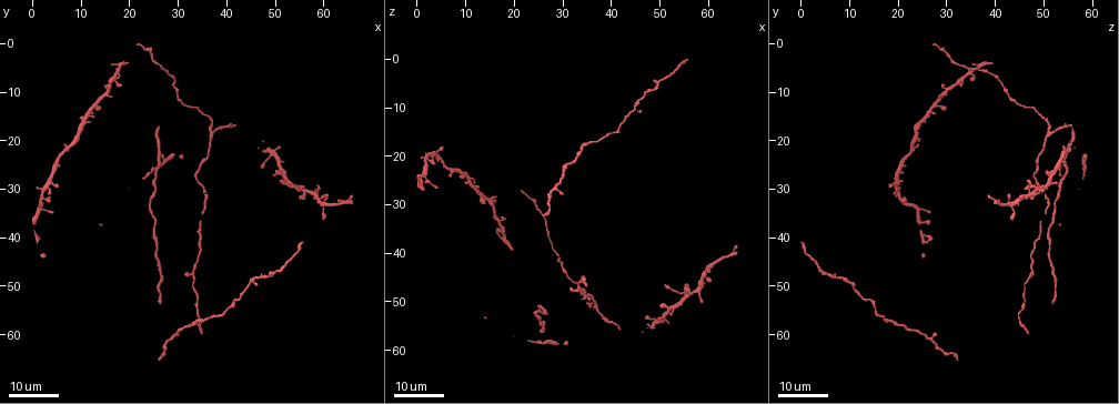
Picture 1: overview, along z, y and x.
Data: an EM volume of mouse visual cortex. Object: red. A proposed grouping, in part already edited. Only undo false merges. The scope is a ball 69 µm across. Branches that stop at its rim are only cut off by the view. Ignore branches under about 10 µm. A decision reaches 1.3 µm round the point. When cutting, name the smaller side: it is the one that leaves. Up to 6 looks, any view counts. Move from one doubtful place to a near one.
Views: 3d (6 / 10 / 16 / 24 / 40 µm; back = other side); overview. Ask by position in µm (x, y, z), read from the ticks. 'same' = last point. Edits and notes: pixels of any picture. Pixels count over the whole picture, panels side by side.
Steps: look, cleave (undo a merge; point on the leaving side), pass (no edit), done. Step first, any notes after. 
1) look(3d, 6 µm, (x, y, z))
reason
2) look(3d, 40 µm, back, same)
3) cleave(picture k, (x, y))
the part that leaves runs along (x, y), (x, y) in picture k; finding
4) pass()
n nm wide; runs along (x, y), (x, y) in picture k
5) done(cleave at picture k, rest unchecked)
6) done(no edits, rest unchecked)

look(3d, 16 µm, (35.0, 30.0, 49.5))
sudden change in width

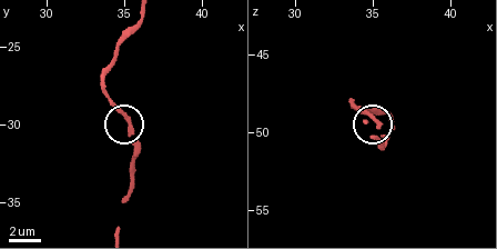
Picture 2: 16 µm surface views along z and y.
look(3d, 10 µm, (35.4, 30.0, 49.6))

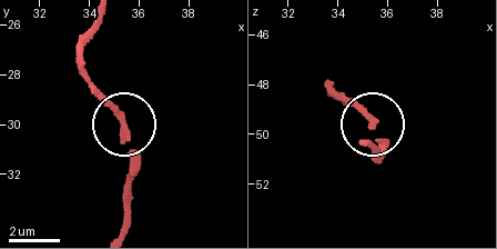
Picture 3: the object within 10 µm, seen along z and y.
look(3d, 10 µm, back, (35.3, 29.9, 49.4))

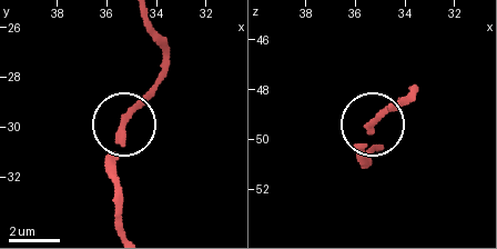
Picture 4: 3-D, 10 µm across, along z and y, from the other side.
pass()
330 nm wide; runs along (143, 102), (115, 151), (113, 175) in picture 4; one neuron here

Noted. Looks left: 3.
look(3d, 16 µm, (36.5, 18.0, 51.5))
three arms meet

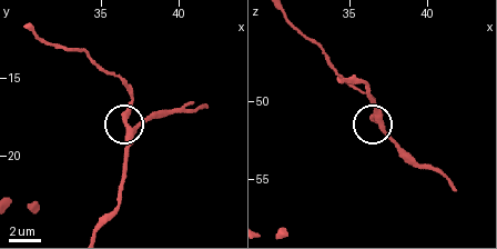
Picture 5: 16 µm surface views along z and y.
look(3d, 10 µm, (37.0, 18.4, 51.4))

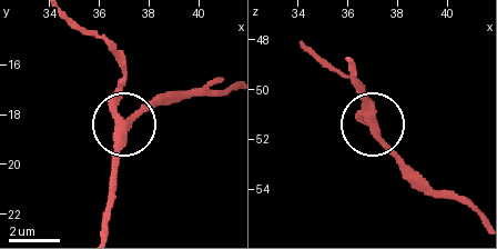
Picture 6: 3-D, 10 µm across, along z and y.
pass()
360 nm wide; runs along (104, 227), (111, 157), (121, 127), (172, 95) in picture 6; all the same neuron

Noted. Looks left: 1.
done(no edits, rest unchecked)

